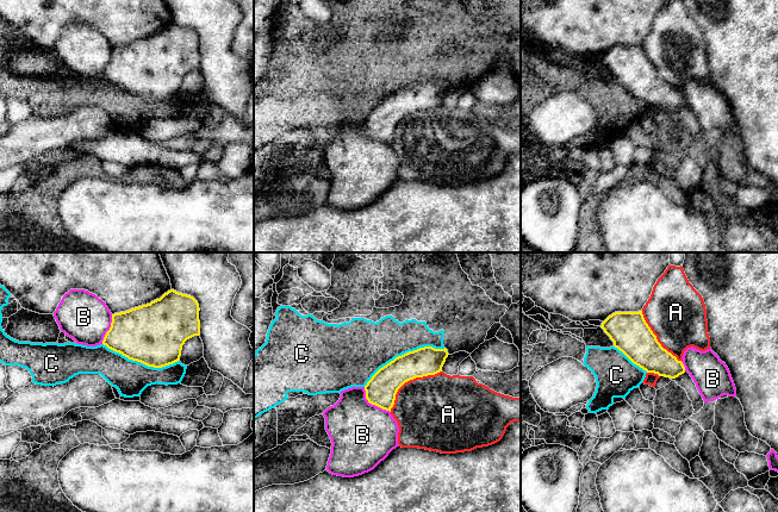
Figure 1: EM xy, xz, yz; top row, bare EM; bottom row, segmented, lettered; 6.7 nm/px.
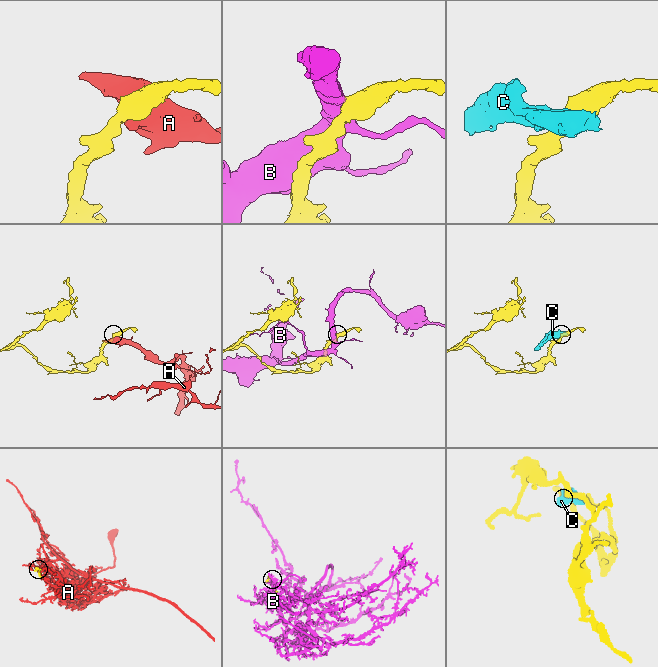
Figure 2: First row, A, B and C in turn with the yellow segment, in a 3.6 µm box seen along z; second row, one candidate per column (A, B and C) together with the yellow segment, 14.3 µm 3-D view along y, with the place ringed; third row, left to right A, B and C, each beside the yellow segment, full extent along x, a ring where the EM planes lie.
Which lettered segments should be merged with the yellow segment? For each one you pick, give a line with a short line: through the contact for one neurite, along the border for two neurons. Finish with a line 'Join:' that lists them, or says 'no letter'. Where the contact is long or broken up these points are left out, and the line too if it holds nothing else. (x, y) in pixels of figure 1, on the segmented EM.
Join: no letter

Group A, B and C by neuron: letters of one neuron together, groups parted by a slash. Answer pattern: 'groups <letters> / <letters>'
groups A / B / C

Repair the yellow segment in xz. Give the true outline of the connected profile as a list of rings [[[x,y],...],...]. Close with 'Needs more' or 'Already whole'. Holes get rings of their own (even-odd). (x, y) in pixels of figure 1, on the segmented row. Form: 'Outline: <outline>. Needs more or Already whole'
Outline: [[[424,346],[396,357],[367,382],[366,399],[369,404],[391,412],[398,389],[410,380],[442,371],[448,355],[446,348]]]. Already whole

